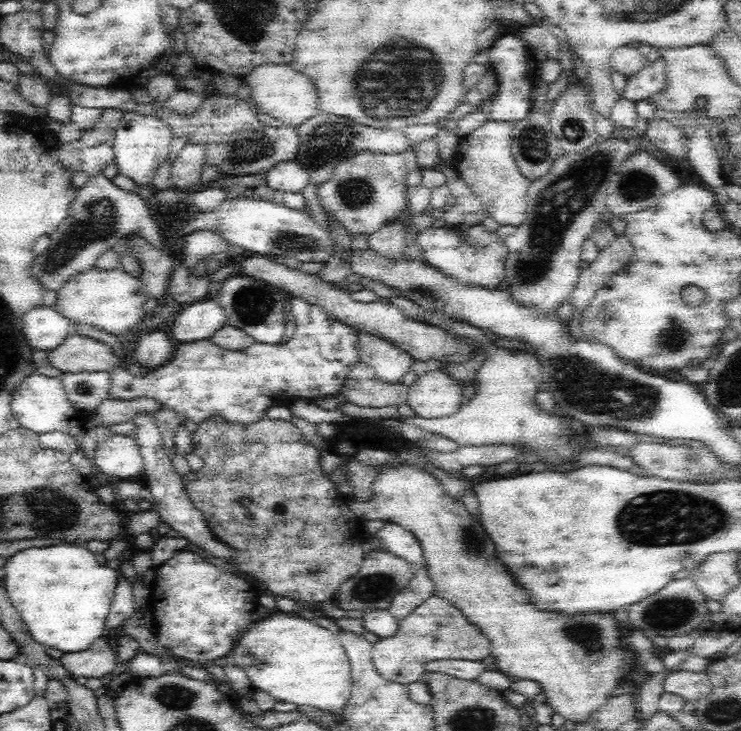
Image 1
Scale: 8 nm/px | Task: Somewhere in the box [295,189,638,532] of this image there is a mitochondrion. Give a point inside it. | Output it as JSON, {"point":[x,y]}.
{"point":[424,291]}

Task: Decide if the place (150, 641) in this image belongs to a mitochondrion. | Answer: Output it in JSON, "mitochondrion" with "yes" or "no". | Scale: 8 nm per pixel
{"mitochondrion":"no"}

